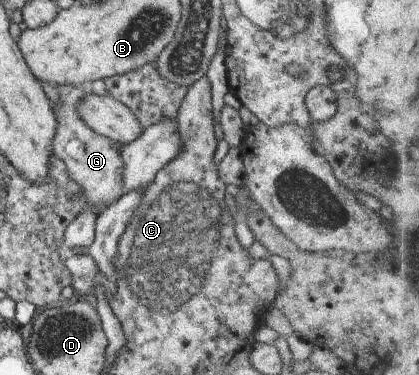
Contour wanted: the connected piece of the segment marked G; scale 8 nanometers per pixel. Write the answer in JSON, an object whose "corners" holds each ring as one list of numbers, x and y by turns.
{"corners":[[57,86,54,88,56,92,60,96,61,105,58,108,54,107,54,104,51,103,51,108,53,109,55,118,57,119,57,126,55,131,55,136,53,137,53,142,51,143,51,151,52,155,56,156,61,162,64,162,64,165,66,166,68,175,70,179,73,179,75,181,75,184,78,184,81,187,81,191,79,195,84,196,87,200,85,205,83,206,83,211,87,210,88,208,96,208,97,213,96,215,99,215,99,213,104,209,108,208,110,204,113,204,120,196,122,196,121,193,121,160,119,156,120,149,114,148,113,143,111,140,109,140,107,137,98,135,97,133,94,133,78,116,75,112,75,105,79,102,79,99,85,94,85,91,88,90,86,86,80,87,80,86]]}

